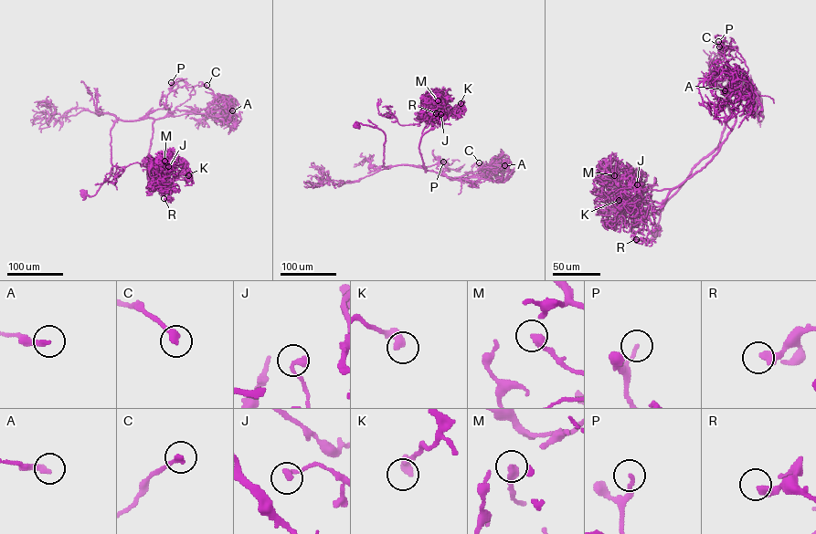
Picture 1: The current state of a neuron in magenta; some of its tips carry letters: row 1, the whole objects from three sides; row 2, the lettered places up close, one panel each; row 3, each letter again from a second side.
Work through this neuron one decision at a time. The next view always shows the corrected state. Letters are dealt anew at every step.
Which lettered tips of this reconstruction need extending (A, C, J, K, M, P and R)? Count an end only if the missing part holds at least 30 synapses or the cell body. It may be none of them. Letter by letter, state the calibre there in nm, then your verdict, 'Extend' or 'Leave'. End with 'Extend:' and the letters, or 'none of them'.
A: Thickness 240 nm. Leave
C: Thickness 280 nm. Leave
J: Thickness 320 nm. Leave
K: Thickness 460 nm. Leave
M: Thickness 360 nm. Leave
P: Thickness 170 nm. Leave
R: Thickness 400 nm. Leave
Extend: none of them

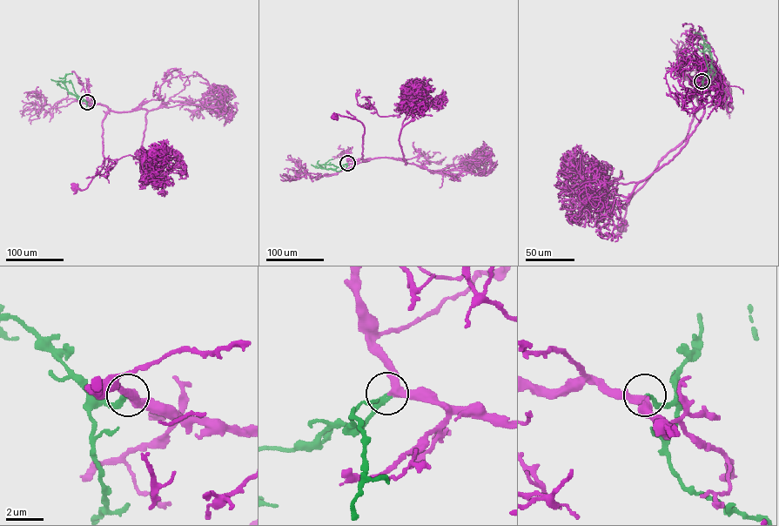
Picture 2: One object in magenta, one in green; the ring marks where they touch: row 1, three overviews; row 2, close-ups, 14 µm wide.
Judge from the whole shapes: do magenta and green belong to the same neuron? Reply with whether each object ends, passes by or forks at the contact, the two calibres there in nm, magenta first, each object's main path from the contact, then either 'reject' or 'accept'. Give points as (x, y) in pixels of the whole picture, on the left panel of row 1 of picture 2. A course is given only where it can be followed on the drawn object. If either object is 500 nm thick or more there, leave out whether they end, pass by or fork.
magenta passes by | green ends | 360/280 nm | magenta via (87, 102), (108, 108), (102, 122), (104, 165), (86, 188), (75, 187) | green via (87, 102), (68, 91), (64, 77), (72, 74) | accept

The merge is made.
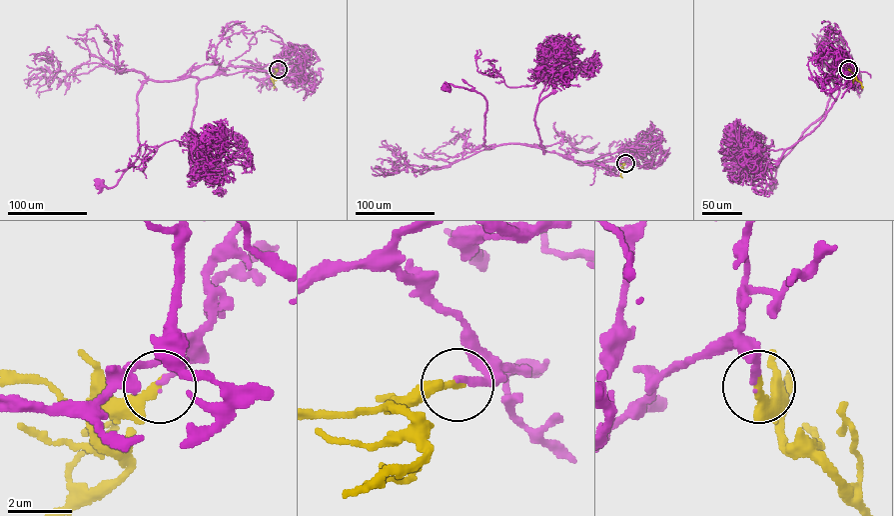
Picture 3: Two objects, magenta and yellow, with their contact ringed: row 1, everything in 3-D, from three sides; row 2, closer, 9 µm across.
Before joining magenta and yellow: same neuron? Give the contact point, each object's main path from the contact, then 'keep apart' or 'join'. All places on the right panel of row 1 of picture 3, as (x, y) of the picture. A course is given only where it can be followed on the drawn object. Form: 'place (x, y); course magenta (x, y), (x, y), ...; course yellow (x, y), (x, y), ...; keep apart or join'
place (848, 69); course magenta (848, 69), (842, 55), (849, 67), (829, 80), (834, 91), (825, 112), (780, 161), (771, 185); course yellow (848, 69), (863, 86); join

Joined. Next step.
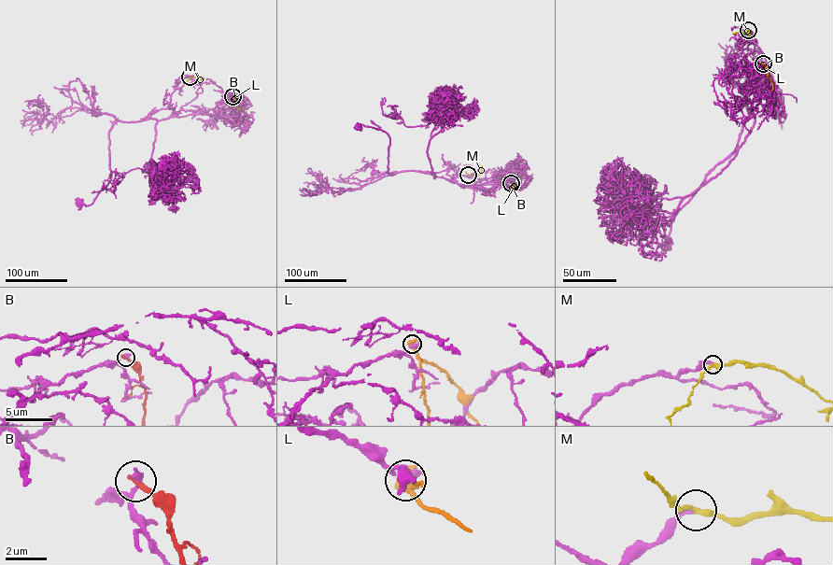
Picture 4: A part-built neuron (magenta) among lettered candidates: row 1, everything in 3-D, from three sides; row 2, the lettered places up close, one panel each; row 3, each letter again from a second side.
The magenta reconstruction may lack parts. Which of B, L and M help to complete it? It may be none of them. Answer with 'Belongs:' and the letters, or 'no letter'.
Belongs: M

